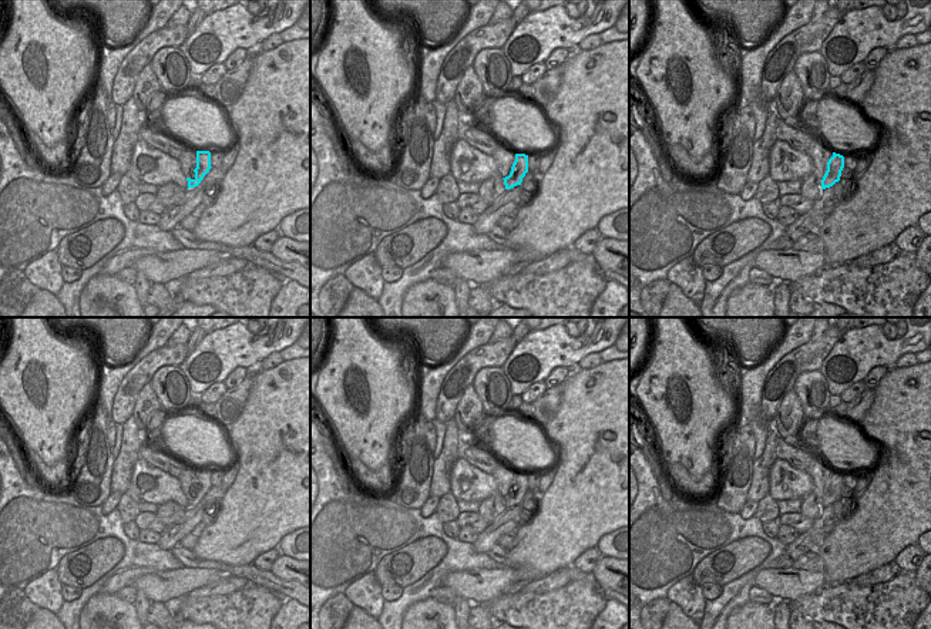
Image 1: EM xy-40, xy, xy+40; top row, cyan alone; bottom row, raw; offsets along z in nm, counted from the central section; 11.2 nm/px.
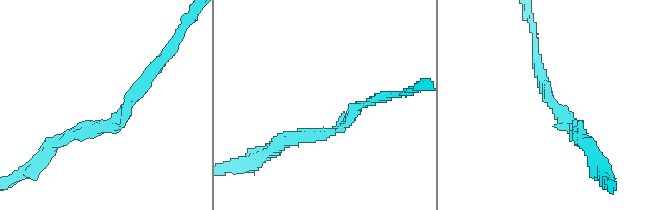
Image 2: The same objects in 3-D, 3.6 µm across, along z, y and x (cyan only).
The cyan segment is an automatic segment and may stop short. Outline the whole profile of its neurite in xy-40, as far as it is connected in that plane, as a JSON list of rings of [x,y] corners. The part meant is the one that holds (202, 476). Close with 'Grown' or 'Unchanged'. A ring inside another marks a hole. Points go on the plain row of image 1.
[[[196,470],[196,487],[194,488],[195,497],[186,497],[188,508],[198,505],[211,487],[211,471]]]. Unchanged.

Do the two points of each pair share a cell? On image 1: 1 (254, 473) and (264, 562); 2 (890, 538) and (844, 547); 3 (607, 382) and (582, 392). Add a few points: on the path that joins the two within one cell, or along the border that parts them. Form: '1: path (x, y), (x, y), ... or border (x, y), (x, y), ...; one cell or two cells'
1: border (274, 547), (264, 551), (251, 564); two cells
2: path (879, 538), (869, 538), (856, 545); one cell
3: path (601, 387), (594, 394), (588, 394); one cell

